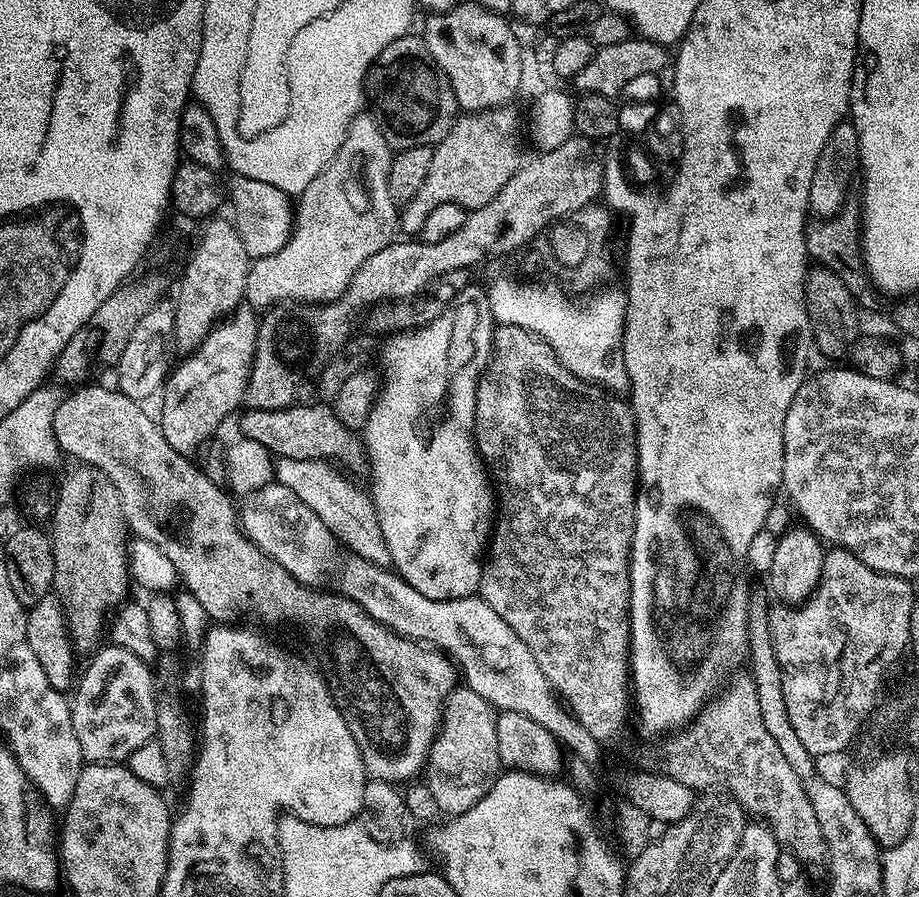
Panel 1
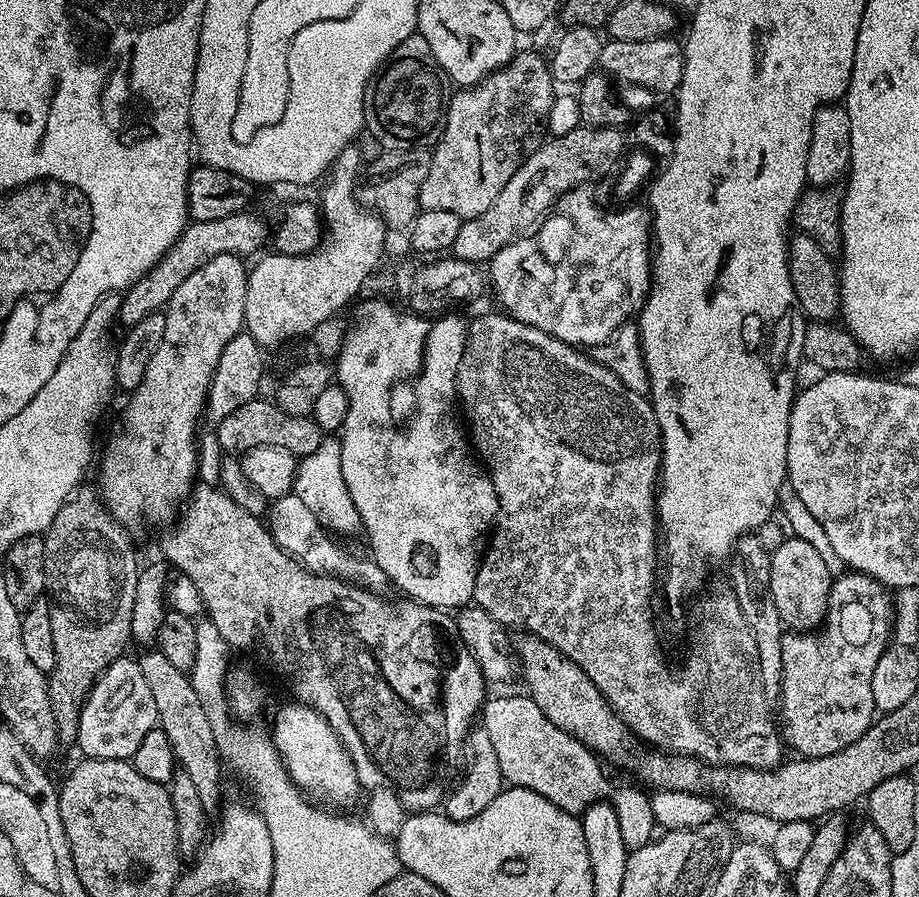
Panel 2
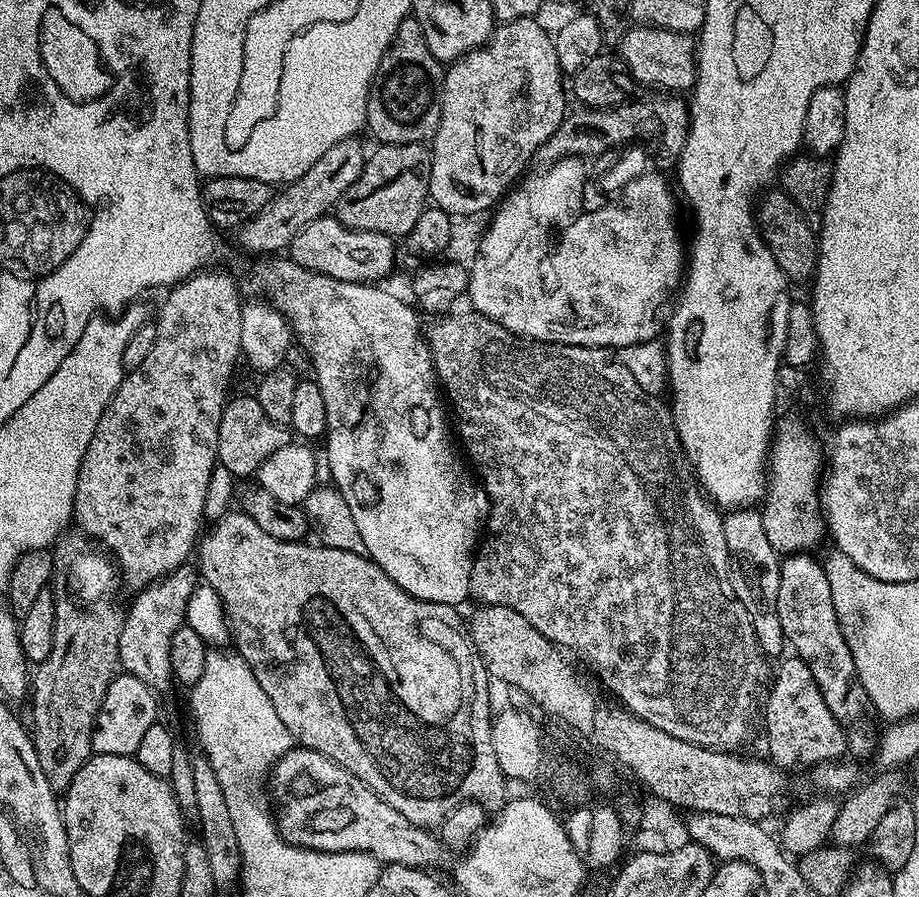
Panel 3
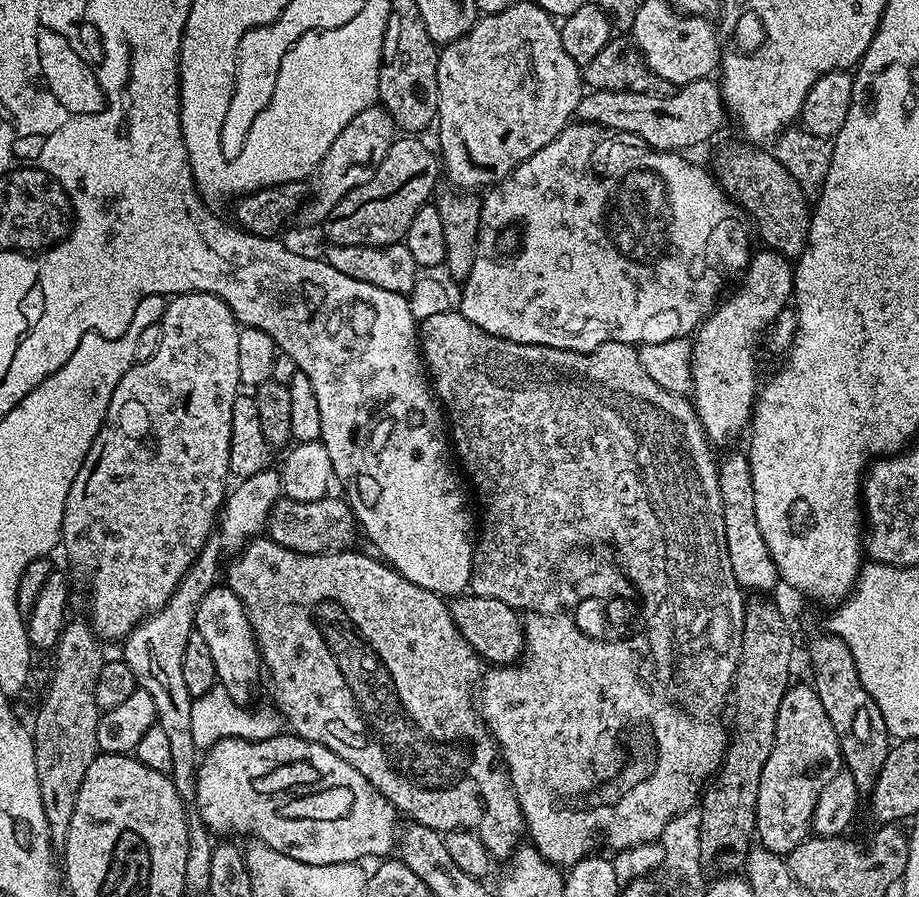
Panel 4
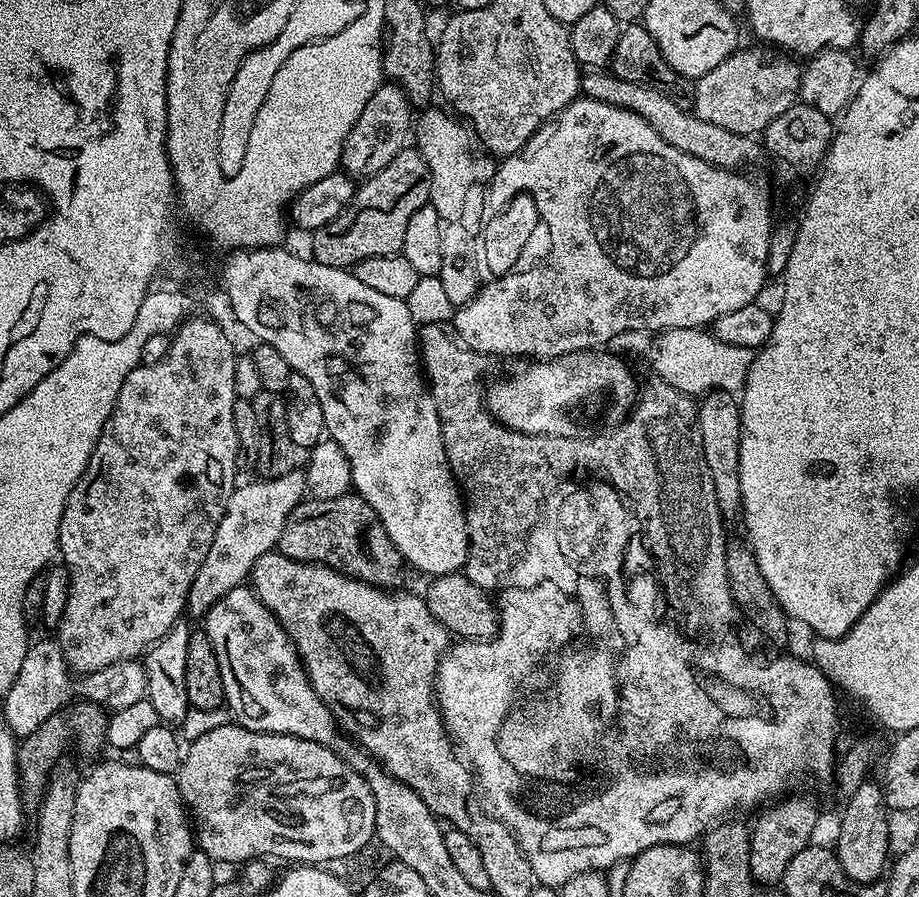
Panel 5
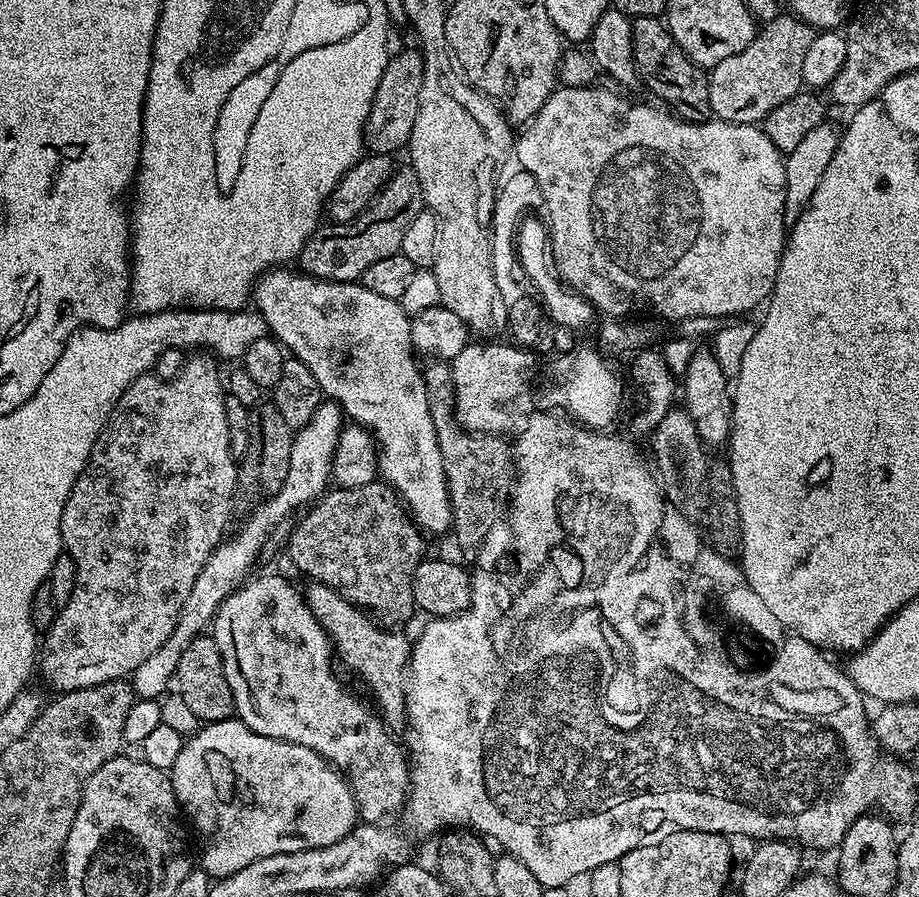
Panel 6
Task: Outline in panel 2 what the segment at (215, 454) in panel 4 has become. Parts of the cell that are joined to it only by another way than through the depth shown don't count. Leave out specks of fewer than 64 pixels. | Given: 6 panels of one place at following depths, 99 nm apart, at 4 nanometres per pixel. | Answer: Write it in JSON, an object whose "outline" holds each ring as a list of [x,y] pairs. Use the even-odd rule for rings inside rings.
{"outline":[[[218,254],[218,258],[210,258],[210,262],[206,262],[206,266],[198,266],[198,270],[194,270],[194,274],[190,274],[186,278],[186,282],[182,282],[182,286],[178,286],[178,290],[174,290],[174,294],[163,309],[166,330],[162,330],[162,342],[158,342],[158,350],[154,350],[154,354],[150,358],[150,366],[146,366],[146,374],[142,378],[142,382],[136,388],[131,389],[129,396],[132,397],[129,398],[128,405],[124,408],[124,421],[121,422],[120,429],[109,438],[108,445],[104,448],[104,457],[100,460],[100,484],[98,483],[100,499],[104,501],[109,514],[129,530],[140,528],[143,524],[169,523],[168,525],[171,525],[177,519],[182,505],[192,495],[192,489],[198,480],[196,475],[198,427],[196,428],[196,423],[202,420],[204,405],[208,400],[208,387],[212,381],[214,370],[218,366],[218,358],[222,358],[222,350],[244,328],[246,286],[248,285],[249,273],[249,269],[246,264],[244,268],[244,264],[245,261],[241,257],[231,256],[230,254]]]}

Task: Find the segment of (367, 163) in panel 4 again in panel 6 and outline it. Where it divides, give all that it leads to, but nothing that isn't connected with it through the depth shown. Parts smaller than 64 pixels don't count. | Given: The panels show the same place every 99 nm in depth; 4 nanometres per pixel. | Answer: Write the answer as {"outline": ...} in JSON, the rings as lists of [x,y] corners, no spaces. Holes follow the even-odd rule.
{"outline":[[[415,47],[408,48],[389,59],[384,67],[382,82],[378,82],[378,90],[372,99],[372,109],[368,115],[368,125],[364,128],[364,143],[373,153],[396,154],[403,149],[410,138],[410,130],[414,130],[414,118],[418,118],[418,106],[422,98],[422,70],[424,69],[423,55]]]}

